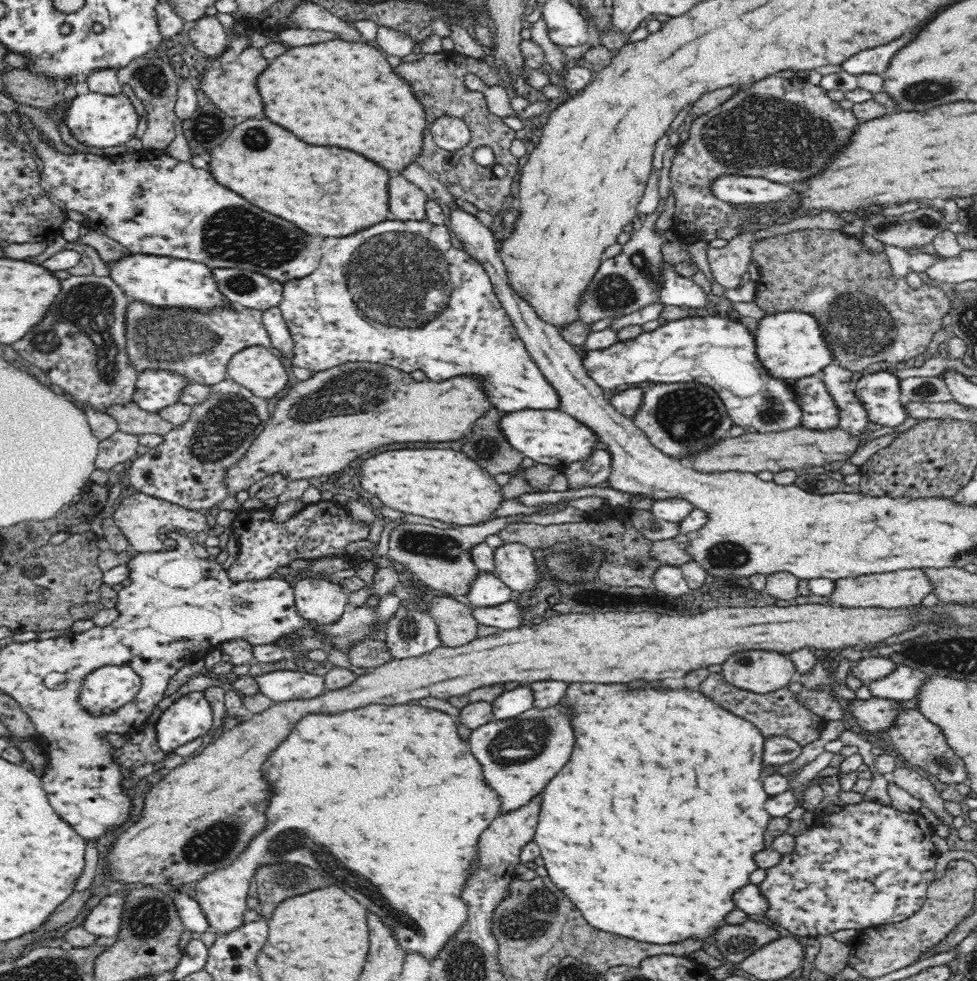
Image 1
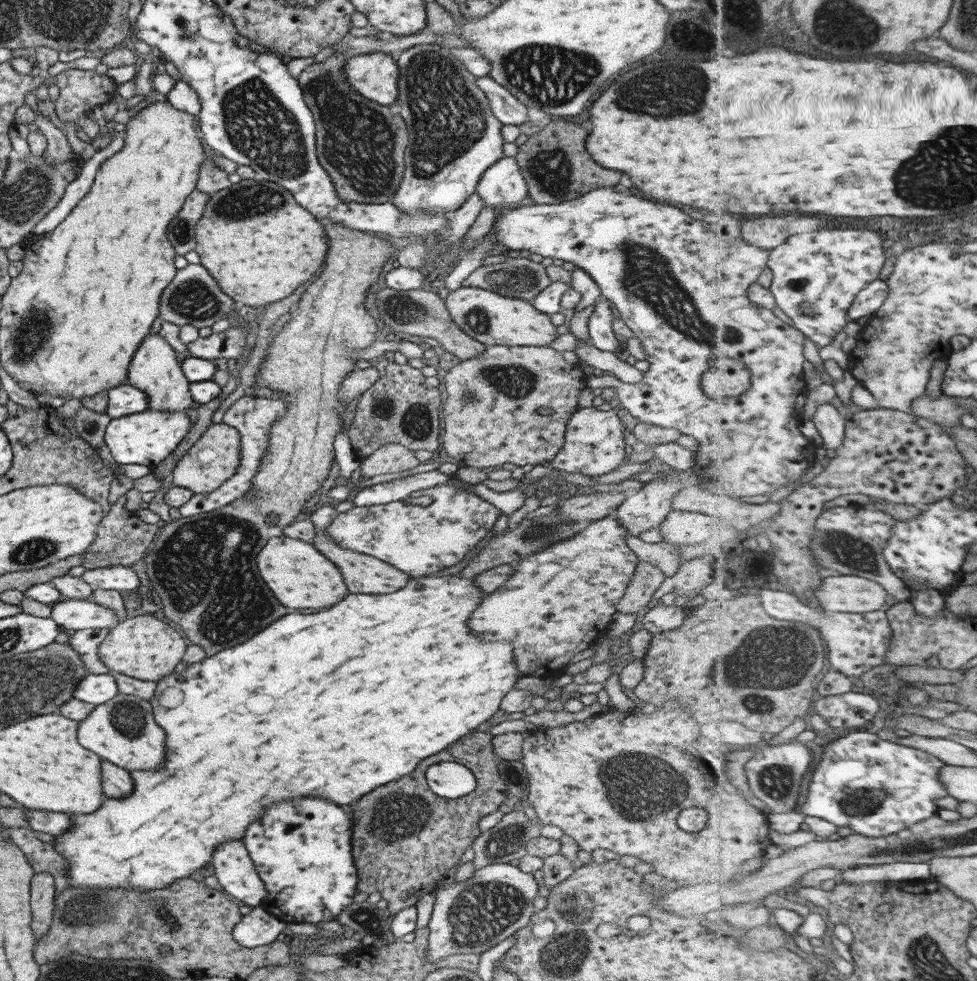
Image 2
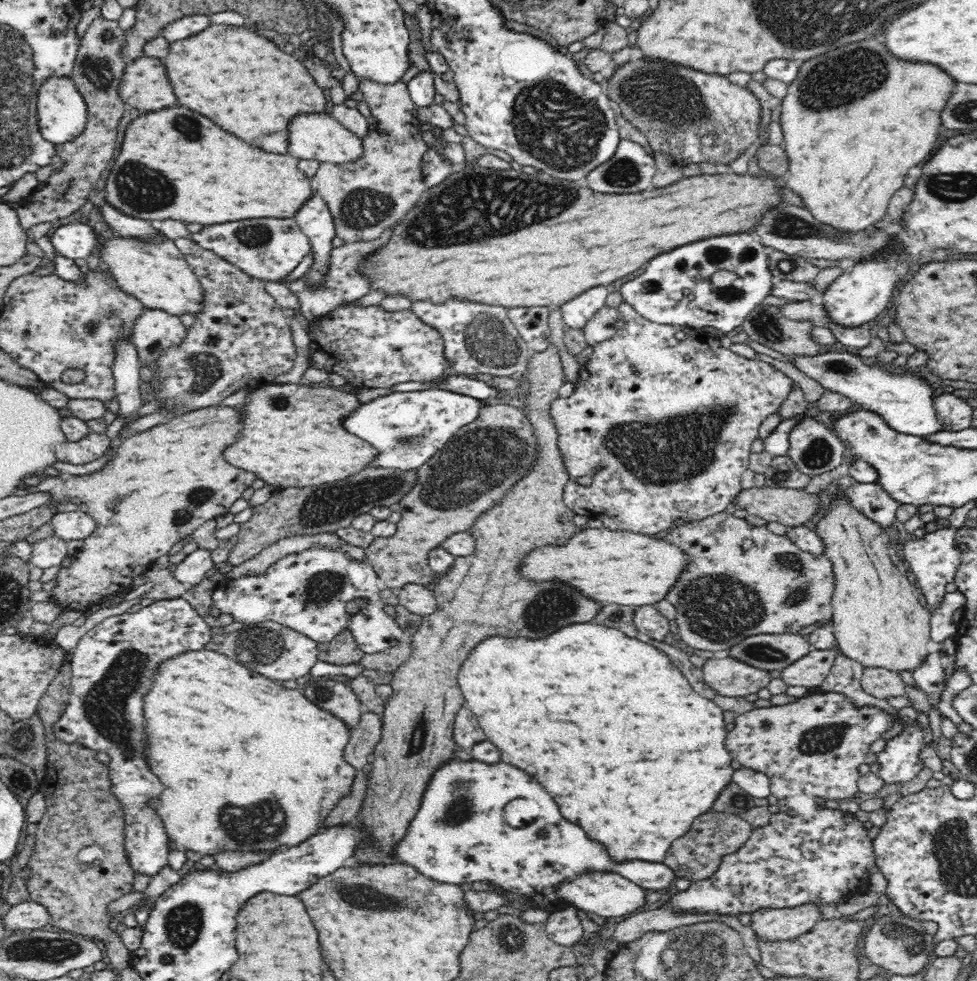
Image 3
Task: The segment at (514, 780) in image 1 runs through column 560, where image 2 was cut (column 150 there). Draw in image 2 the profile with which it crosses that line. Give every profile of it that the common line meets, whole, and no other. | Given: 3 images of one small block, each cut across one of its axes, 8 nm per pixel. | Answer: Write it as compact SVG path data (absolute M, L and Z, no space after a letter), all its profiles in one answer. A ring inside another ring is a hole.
M118 693L104 704L95 705L94 710L79 722L78 742L128 772L132 770L154 770L166 760L166 733L156 724L153 705L136 695Z

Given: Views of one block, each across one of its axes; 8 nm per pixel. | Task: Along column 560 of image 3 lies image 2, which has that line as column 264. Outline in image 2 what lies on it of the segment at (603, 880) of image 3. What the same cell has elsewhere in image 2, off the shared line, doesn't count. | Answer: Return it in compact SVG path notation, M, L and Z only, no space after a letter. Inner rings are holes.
M227 840L216 848L211 864L222 891L242 905L260 906L268 892L245 844L241 840Z

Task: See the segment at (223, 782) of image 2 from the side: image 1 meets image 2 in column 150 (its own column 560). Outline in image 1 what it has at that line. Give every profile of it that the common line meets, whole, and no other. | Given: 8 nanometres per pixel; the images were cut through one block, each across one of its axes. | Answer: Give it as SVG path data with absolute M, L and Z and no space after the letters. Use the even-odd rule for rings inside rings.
M568 683L566 694L560 698L558 703L569 708L569 712L574 716L574 718L571 718L571 727L574 735L576 735L576 750L572 752L572 758L570 758L570 762L564 766L564 770L560 770L560 772L556 774L556 778L552 778L552 782L548 782L548 786L541 792L544 796L542 797L542 806L540 806L540 815L535 830L535 837L533 838L536 844L541 848L541 857L544 859L544 864L552 883L560 888L581 910L588 924L603 932L609 932L620 935L621 937L632 938L640 942L657 945L672 944L672 942L678 942L678 940L684 940L684 938L700 939L700 941L704 942L708 936L713 936L718 928L720 928L720 924L727 924L724 922L724 916L734 910L732 894L734 894L736 890L740 890L740 886L746 886L746 884L748 884L748 876L758 868L752 856L755 856L756 853L765 849L764 833L767 829L768 821L771 819L770 814L765 810L765 803L769 796L764 791L764 787L762 787L765 737L755 724L731 712L726 712L724 708L720 708L718 704L714 704L712 700L708 700L704 694L694 692L694 690L690 690L690 688L664 688L664 690L656 690L656 688L648 688L648 686L646 686L646 688L642 688L642 690L630 690L626 684L608 684L608 686L598 684L598 686L596 686L594 683Z

